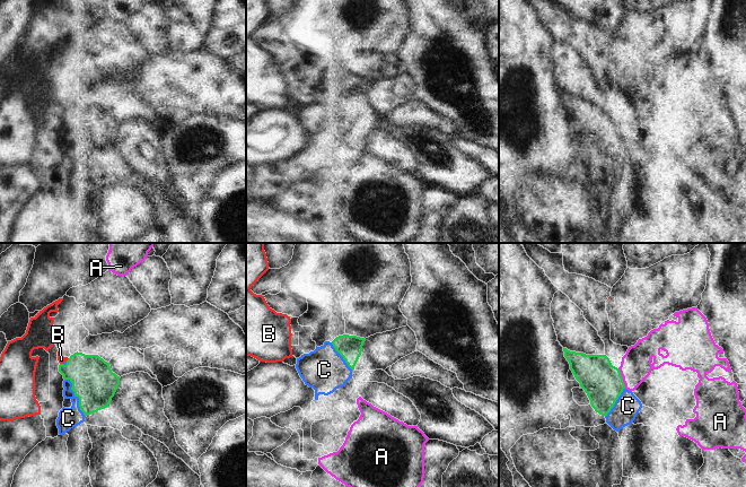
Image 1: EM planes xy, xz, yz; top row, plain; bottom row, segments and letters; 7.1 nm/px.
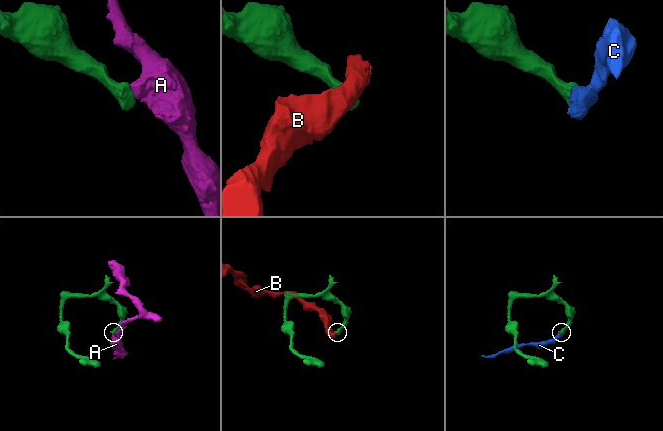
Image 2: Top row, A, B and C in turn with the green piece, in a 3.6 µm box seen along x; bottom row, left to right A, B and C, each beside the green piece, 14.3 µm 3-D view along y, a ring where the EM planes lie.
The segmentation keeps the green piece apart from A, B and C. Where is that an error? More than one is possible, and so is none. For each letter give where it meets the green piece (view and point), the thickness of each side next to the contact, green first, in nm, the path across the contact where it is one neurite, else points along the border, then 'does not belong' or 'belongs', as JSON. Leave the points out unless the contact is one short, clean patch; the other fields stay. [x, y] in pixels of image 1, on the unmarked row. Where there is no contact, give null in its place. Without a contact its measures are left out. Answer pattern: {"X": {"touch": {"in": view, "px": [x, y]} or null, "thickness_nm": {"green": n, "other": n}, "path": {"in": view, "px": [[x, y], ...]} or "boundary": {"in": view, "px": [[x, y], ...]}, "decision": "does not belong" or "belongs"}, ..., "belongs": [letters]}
{"A": {"touch": {"in": "yz", "px": [622, 125]}, "thickness_nm": {"green": 280, "other": 220}, "boundary": {"in": "yz", "px": [[617, 115], [625, 135]]}, "decision": "does not belong"}, "B": {"touch": {"in": "xy", "px": [68, 106]}, "thickness_nm": {"green": 300, "other": 50}, "boundary": {"in": "xy", "px": [[69, 105], [66, 107]]}, "decision": "does not belong"}, "C": {"touch": {"in": "xy", "px": [77, 142]}, "thickness_nm": {"green": 300, "other": 150}, "boundary": {"in": "xy", "px": [[64, 125], [71, 130], [79, 156], [85, 163]]}, "decision": "does not belong"}, "belongs": []}

